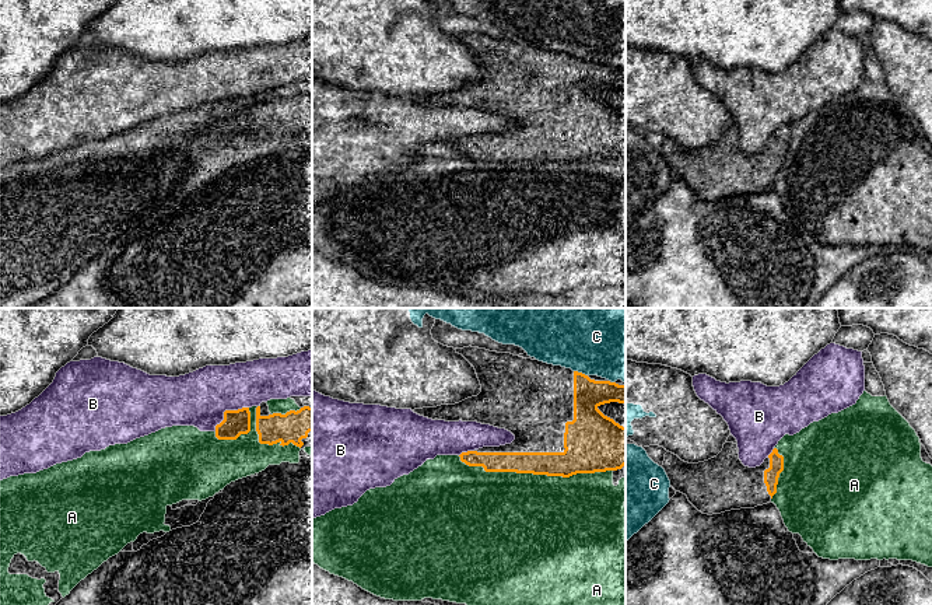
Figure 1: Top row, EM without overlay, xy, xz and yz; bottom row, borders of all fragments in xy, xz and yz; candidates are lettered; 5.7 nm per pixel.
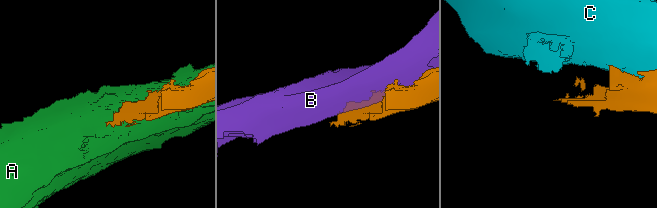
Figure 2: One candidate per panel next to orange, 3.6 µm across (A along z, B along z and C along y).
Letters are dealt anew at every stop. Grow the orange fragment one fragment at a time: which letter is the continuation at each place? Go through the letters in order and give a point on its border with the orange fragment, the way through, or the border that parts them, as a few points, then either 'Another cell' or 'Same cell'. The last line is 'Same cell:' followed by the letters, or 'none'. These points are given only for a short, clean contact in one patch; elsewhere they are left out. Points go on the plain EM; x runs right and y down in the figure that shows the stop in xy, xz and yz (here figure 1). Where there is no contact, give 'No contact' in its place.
A: Touches orange at xz (535, 160). Another cell
B: Touches orange at xy (227, 97). Another cell
C: Touches orange at xz (581, 59). Another cell
Same cell: none

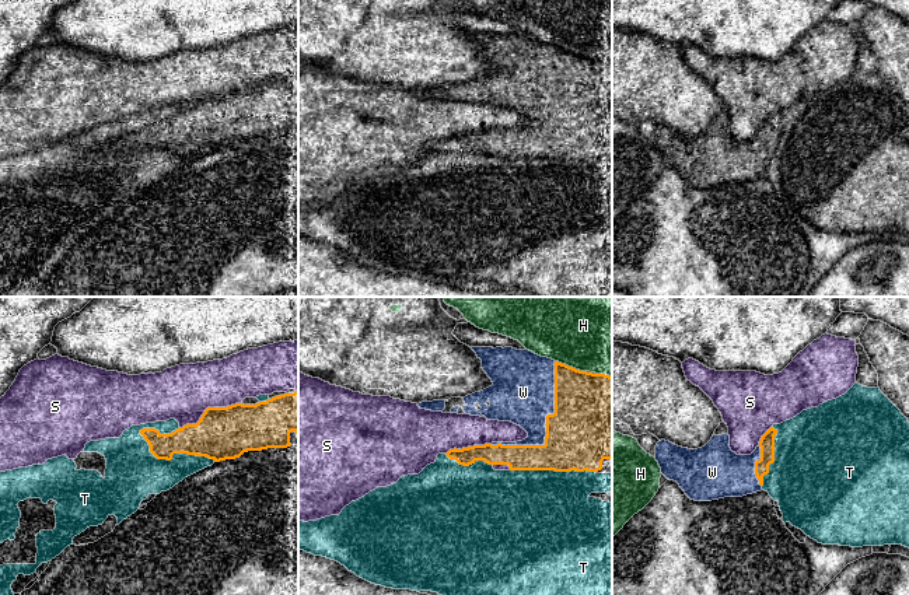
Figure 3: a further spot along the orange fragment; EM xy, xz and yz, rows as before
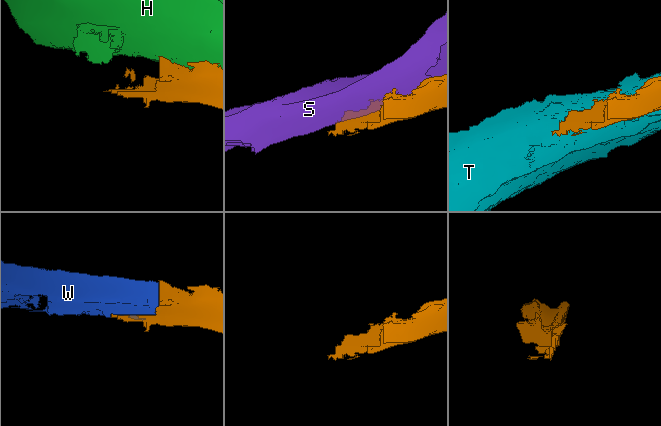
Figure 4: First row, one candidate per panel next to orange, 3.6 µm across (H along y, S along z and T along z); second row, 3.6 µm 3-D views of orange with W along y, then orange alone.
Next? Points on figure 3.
H: Touches orange at xz (570, 53). Another cell
S: Touches orange at xy (209, 94). Another cell
T: Touches orange at xy (171, 143). Another cell
W: Touches orange at xz (546, 114). Same cell
Same cell: W

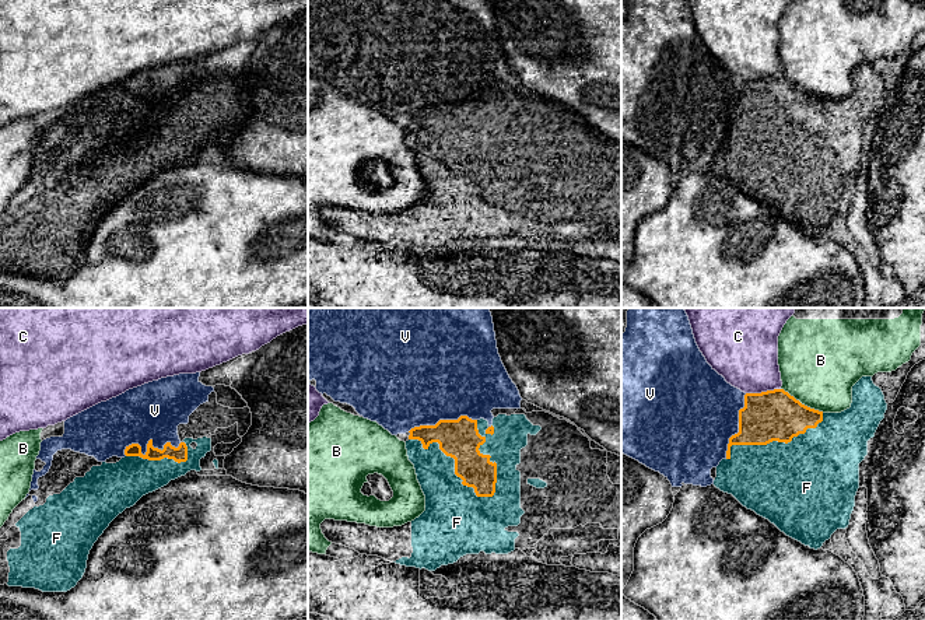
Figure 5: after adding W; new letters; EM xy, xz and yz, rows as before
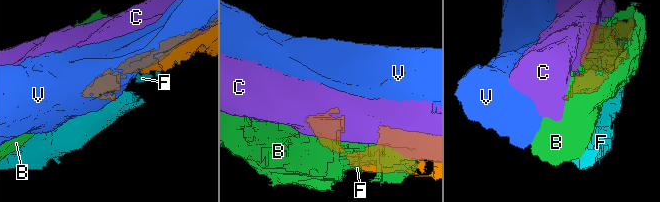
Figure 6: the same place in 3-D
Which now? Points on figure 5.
B: Touches orange at yz (801, 90). Another cell
C: Touches orange at yz (763, 79). Another cell
F: Touches orange at xz (455, 151). Same cell
V: Touches orange at yz (739, 114). Another cell
Same cell: F

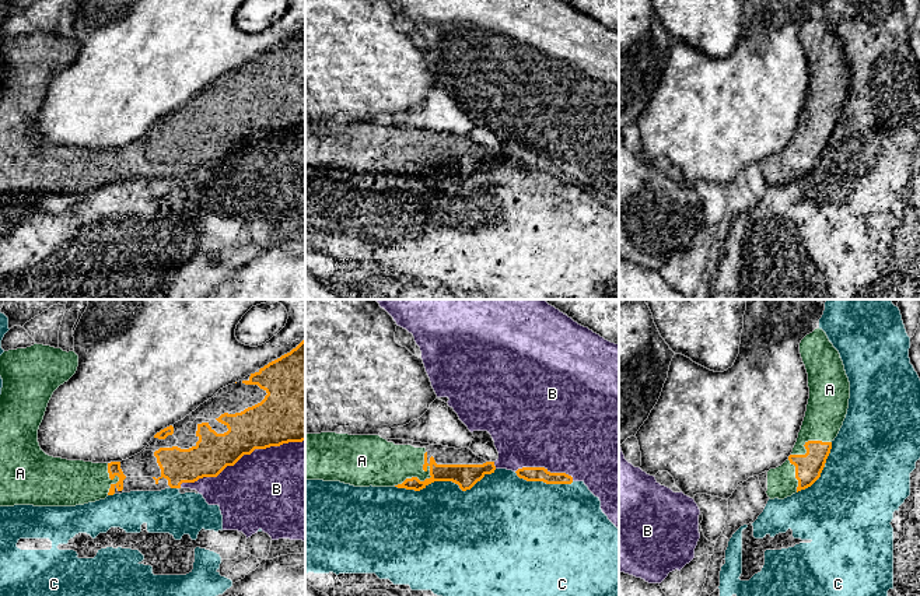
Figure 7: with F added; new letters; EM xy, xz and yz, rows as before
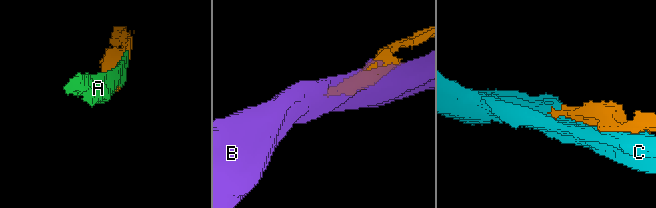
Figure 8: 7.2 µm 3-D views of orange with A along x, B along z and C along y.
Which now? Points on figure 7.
A: Touches orange at xz (426, 165). Same cell
B: Touches orange at xy (241, 143). Another cell
C: Touches orange at xz (444, 167). Another cell
Same cell: A

